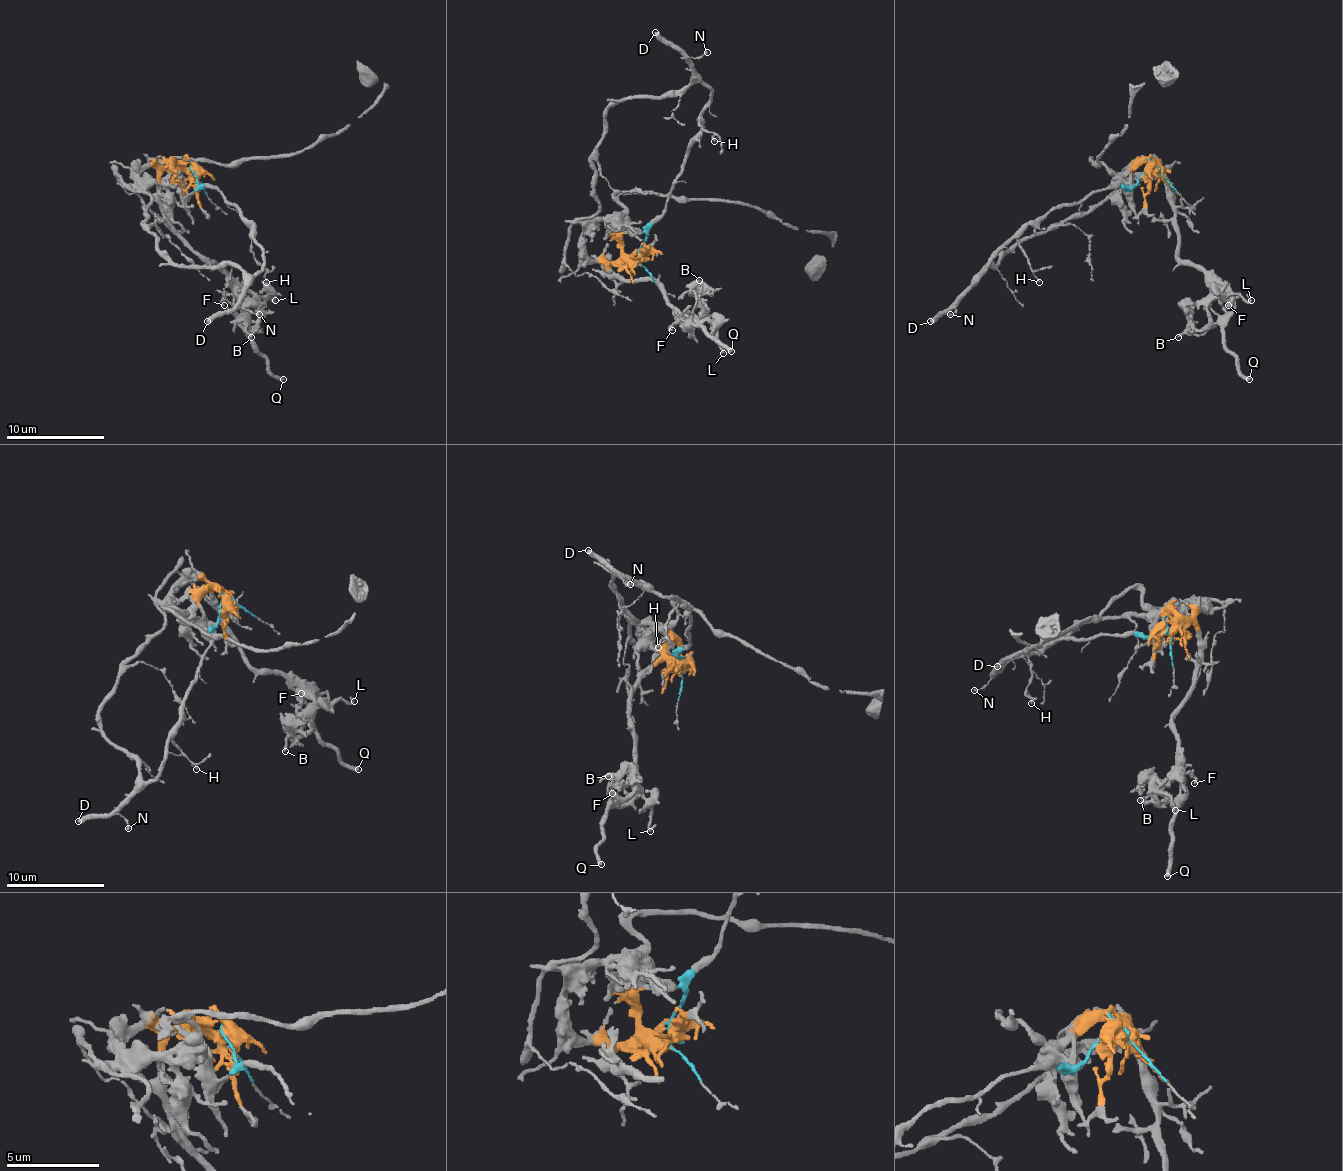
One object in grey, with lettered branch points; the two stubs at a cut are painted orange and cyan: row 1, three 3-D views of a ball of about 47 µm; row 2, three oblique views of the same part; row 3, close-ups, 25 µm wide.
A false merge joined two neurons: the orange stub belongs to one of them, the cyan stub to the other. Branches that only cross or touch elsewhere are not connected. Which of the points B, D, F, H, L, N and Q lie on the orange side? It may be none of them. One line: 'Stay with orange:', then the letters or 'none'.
Stay with orange: B, F, L, Q

